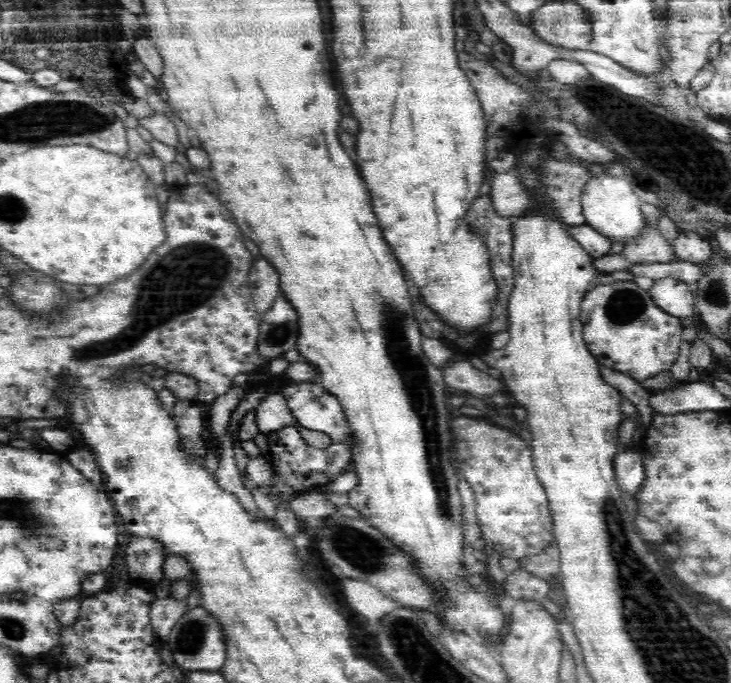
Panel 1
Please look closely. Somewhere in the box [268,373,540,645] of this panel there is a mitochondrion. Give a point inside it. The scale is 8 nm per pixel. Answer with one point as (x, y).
(344, 537)

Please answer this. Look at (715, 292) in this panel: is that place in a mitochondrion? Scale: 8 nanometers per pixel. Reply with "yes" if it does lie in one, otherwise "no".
yes

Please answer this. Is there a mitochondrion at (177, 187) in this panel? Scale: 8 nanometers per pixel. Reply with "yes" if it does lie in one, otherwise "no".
no

